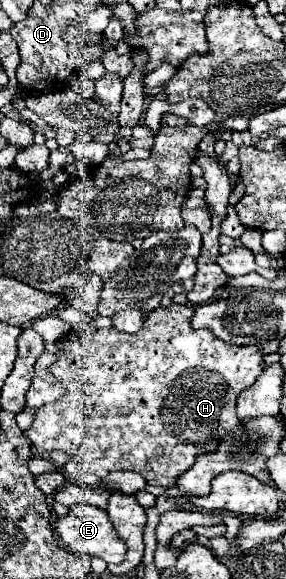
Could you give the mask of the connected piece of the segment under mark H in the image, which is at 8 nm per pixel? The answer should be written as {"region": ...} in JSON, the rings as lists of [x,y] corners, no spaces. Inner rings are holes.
{"region":[[[172,303],[166,309],[156,309],[144,321],[144,327],[138,333],[134,333],[134,335],[118,333],[114,329],[96,329],[94,331],[94,339],[90,339],[90,341],[86,341],[86,343],[82,343],[78,347],[72,347],[72,349],[66,349],[66,341],[60,339],[58,341],[58,359],[50,365],[50,371],[64,385],[66,395],[62,399],[54,401],[54,403],[48,403],[48,405],[40,407],[36,411],[34,423],[26,431],[26,435],[30,437],[34,447],[38,447],[40,451],[60,449],[60,451],[68,453],[68,457],[74,457],[84,471],[96,473],[102,479],[106,479],[108,473],[112,473],[112,471],[136,471],[151,485],[161,487],[174,486],[178,475],[182,475],[193,466],[196,455],[214,451],[218,447],[218,437],[216,435],[224,435],[226,431],[230,431],[230,429],[240,425],[240,421],[236,417],[236,397],[240,395],[240,391],[248,389],[258,379],[258,375],[264,371],[264,355],[262,355],[262,349],[258,345],[232,345],[232,343],[220,341],[212,331],[196,331],[196,329],[192,329],[190,319],[194,315],[194,309],[196,307],[192,307],[192,305],[176,305],[176,303]]]}

